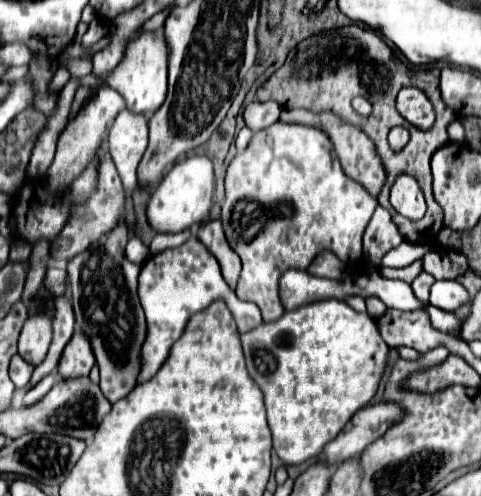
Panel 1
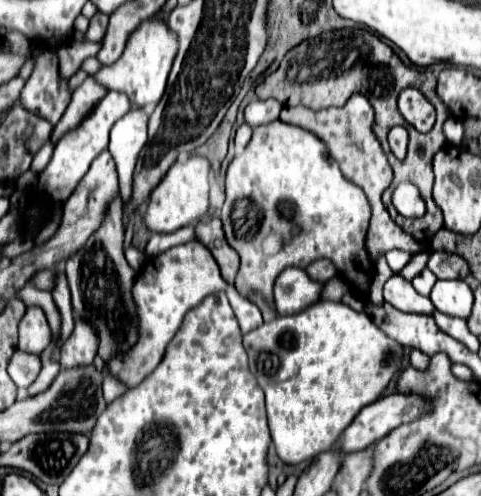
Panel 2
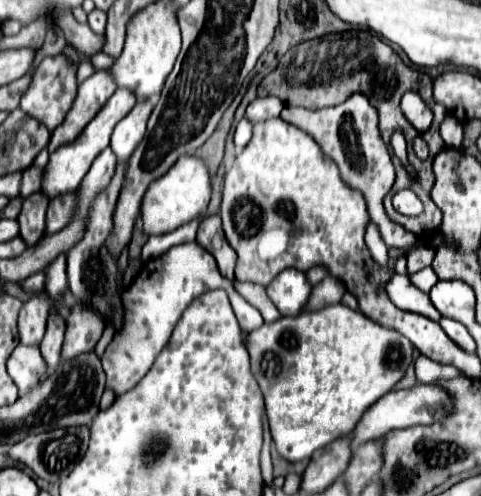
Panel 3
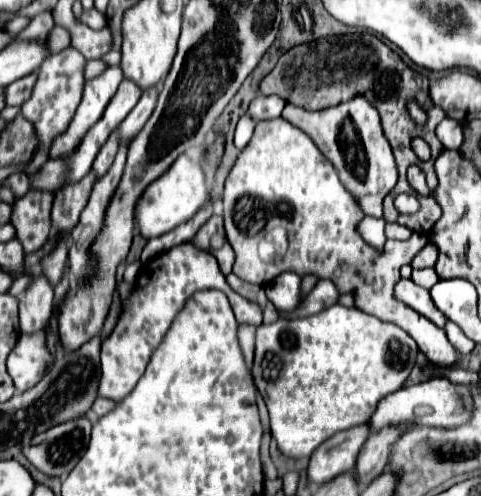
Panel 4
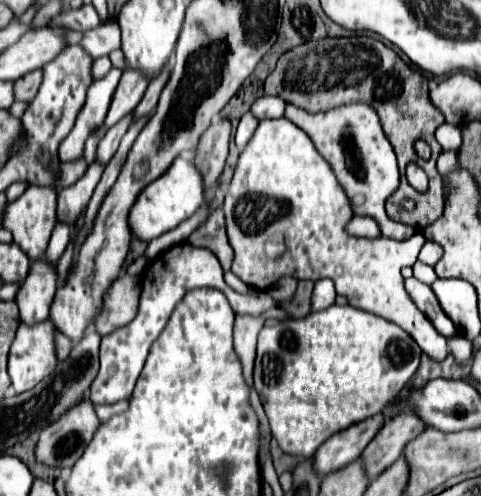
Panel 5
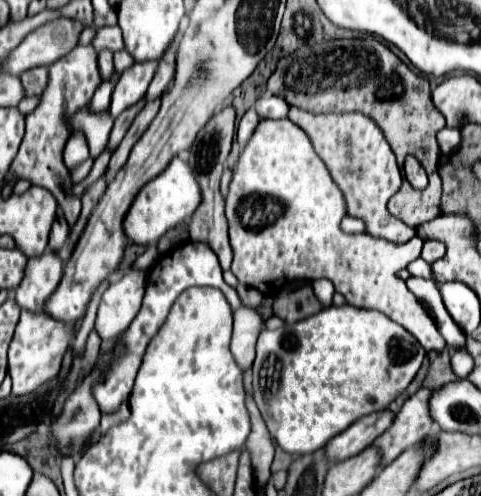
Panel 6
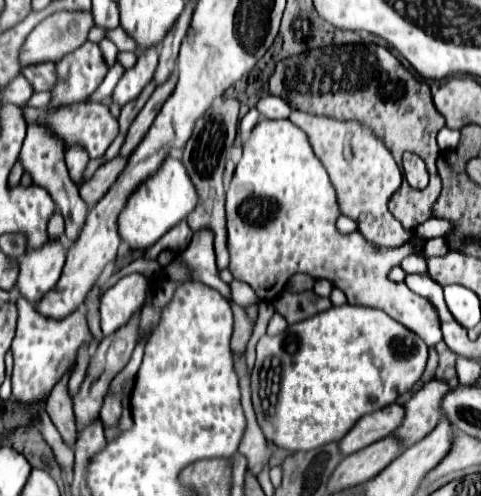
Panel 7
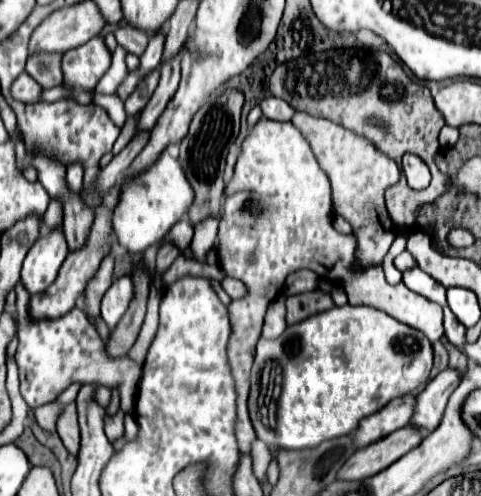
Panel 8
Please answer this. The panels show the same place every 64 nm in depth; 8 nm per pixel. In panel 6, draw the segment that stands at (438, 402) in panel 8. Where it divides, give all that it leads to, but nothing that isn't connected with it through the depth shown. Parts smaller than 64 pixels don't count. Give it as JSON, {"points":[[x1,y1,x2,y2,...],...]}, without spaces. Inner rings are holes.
{"points":[[420,388,410,396,396,414,394,424,376,438,374,446,382,448,382,466,392,462,406,448,424,440,434,430,434,420,428,416,428,396,432,396,432,388]]}

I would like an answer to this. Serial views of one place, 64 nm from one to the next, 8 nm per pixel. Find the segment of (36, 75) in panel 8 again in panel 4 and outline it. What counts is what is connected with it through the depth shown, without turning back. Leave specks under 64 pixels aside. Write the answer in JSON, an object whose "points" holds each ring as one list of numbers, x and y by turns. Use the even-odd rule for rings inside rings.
{"points":[[36,72,12,82,6,88,6,104,8,106,20,106,24,100,28,100,28,96,32,96,34,84,36,84]]}

